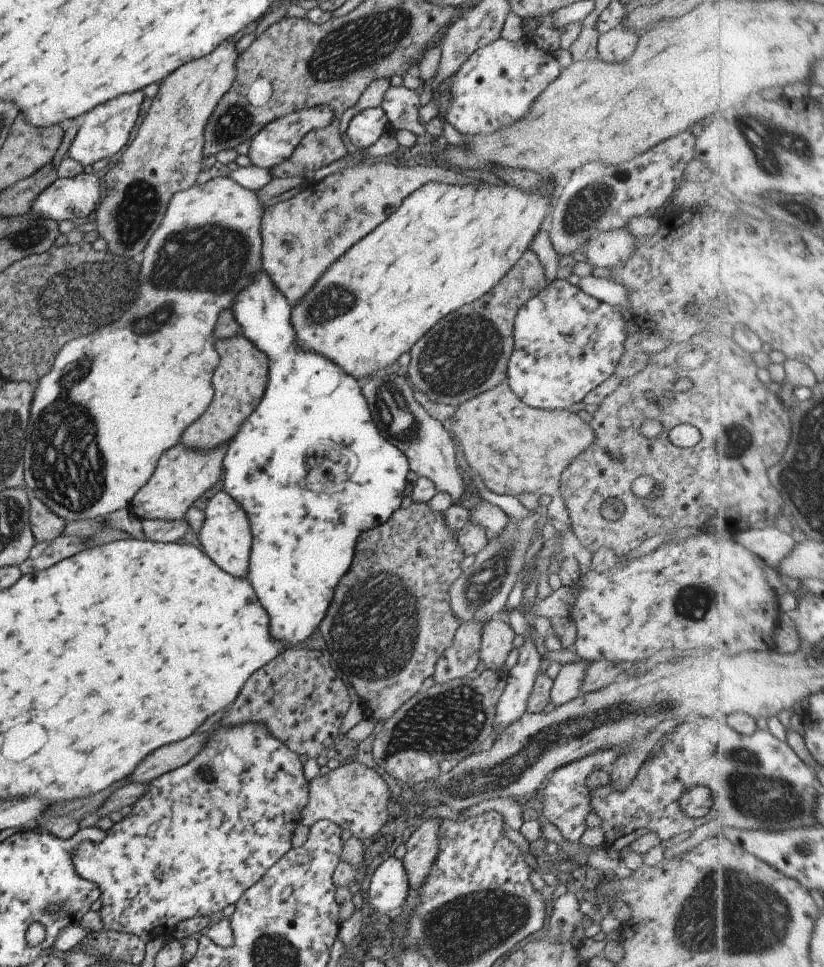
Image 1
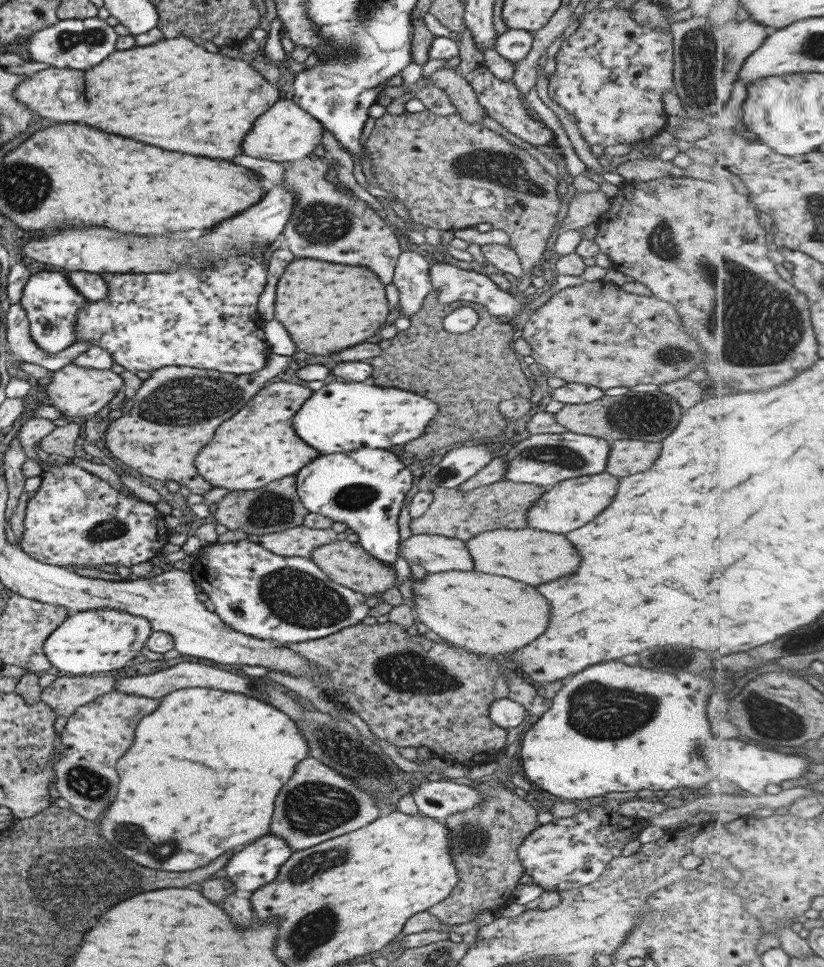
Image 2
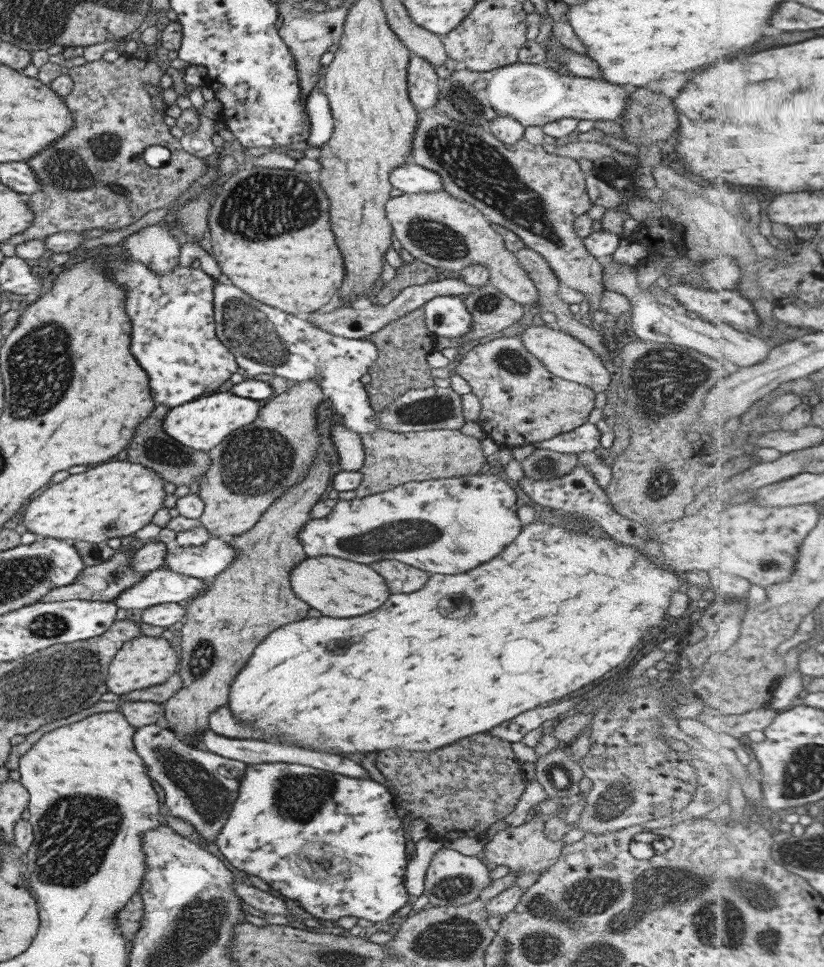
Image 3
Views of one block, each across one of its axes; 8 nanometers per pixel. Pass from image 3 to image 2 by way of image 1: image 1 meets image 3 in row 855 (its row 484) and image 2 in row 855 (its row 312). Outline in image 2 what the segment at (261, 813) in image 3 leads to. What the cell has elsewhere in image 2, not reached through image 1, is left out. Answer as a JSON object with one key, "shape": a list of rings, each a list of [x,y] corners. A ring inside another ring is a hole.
{"shape":[[[269,833],[236,851],[224,867],[224,876],[240,890],[255,891],[278,876],[291,853],[284,838]]]}

